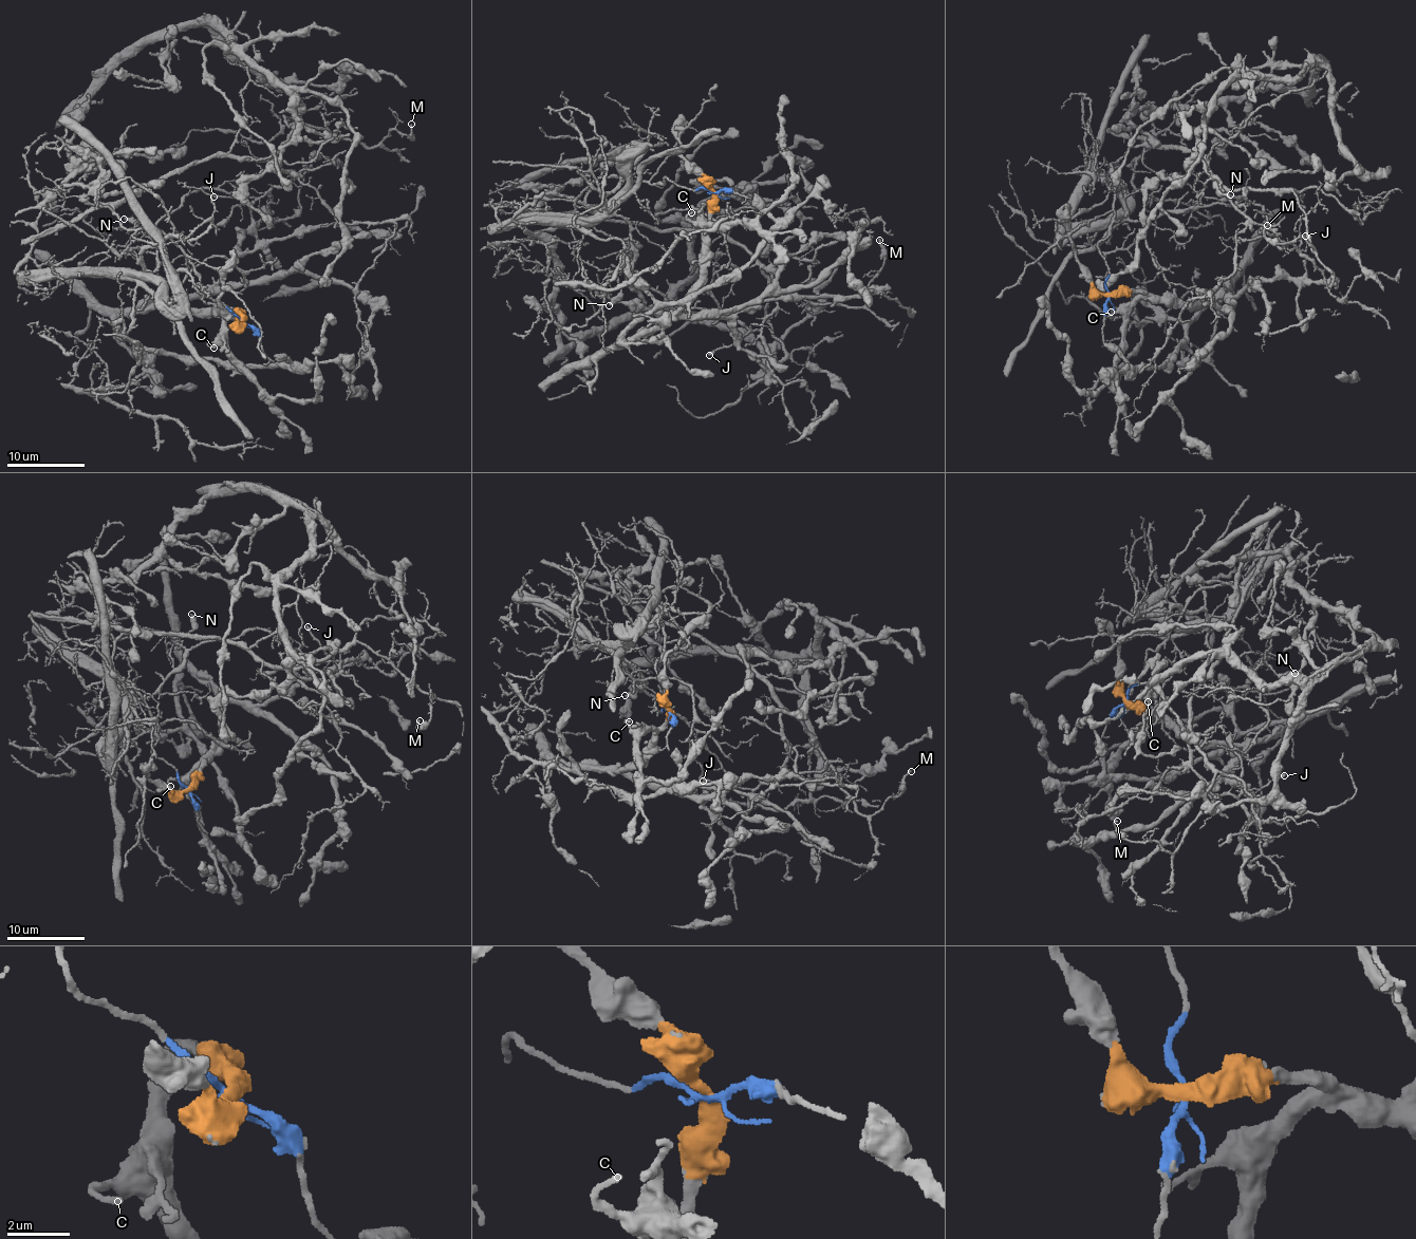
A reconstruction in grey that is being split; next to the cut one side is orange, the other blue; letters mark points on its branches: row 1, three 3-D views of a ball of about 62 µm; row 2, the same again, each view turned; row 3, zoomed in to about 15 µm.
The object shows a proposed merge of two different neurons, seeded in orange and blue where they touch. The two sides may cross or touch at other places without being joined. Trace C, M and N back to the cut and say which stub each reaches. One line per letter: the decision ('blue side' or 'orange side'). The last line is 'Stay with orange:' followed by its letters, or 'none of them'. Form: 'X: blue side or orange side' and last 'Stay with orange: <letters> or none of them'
C: orange side
M: blue side
N: blue side
Stay with orange: C

